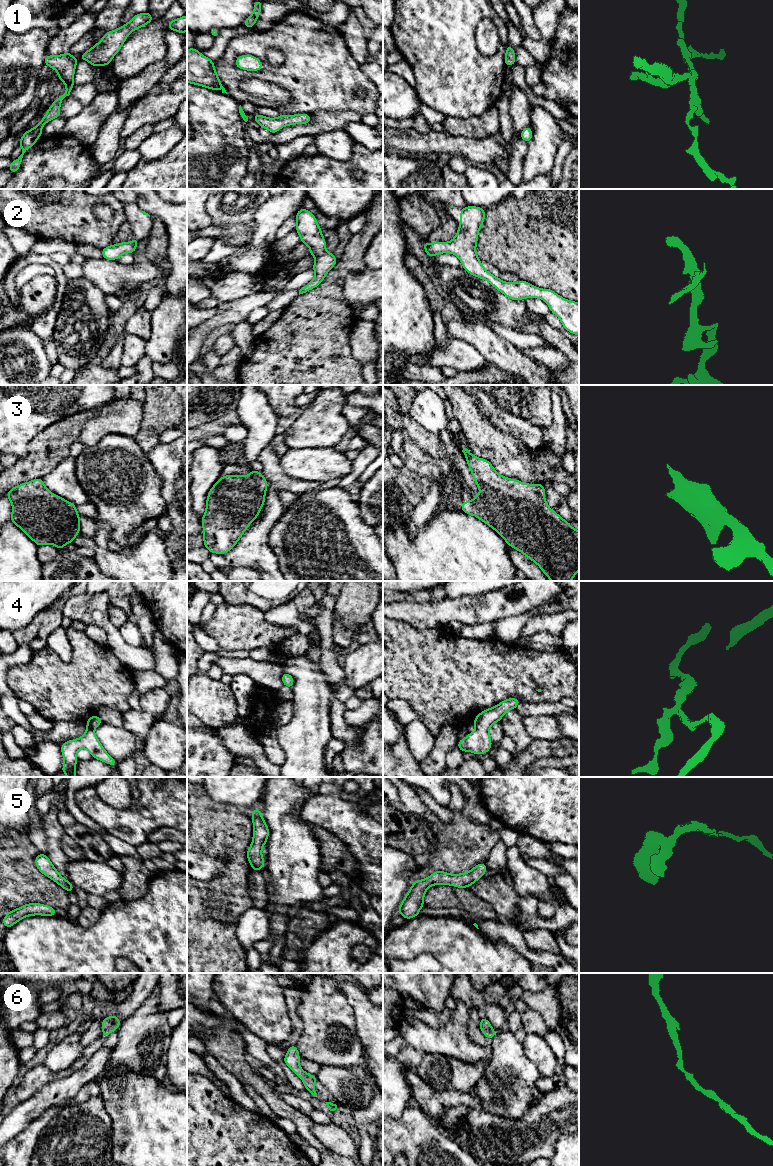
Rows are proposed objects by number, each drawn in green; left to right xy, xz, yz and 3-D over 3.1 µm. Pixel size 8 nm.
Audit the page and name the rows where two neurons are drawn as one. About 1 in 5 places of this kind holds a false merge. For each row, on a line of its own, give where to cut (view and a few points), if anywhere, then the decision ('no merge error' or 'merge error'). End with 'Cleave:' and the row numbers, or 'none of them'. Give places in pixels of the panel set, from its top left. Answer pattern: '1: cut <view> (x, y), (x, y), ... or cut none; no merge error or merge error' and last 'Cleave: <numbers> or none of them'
1: cut none; no merge error
2: cut none; no merge error
3: cut none; no merge error
4: cut none; no merge error
5: cut none; no merge error
6: cut none; no merge error
Cleave: none of them

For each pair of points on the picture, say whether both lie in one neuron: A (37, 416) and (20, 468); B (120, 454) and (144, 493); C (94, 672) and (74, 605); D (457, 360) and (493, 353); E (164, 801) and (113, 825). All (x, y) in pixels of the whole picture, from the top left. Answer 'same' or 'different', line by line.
A: different
B: same
C: different
D: different
E: same

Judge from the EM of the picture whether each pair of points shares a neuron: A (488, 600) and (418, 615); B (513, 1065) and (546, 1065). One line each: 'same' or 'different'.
A: same
B: different

